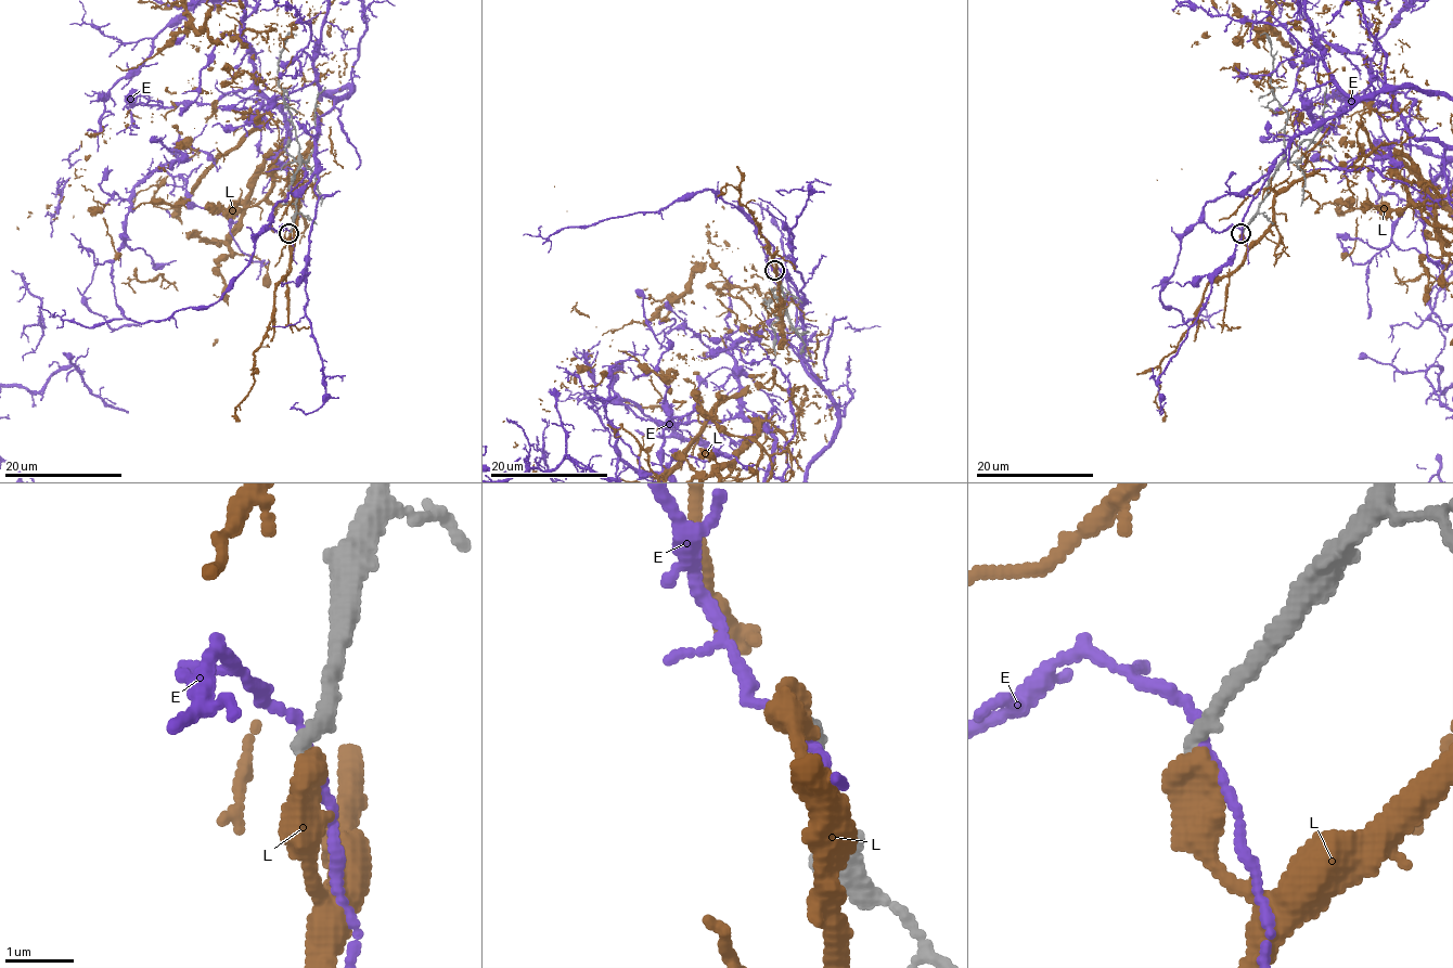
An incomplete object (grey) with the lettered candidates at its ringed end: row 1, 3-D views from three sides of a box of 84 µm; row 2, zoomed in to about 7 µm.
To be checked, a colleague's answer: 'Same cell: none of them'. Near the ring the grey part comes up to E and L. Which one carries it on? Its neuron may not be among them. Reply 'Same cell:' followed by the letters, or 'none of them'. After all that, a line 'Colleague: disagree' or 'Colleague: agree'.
Same cell: none of them
Colleague: agree

